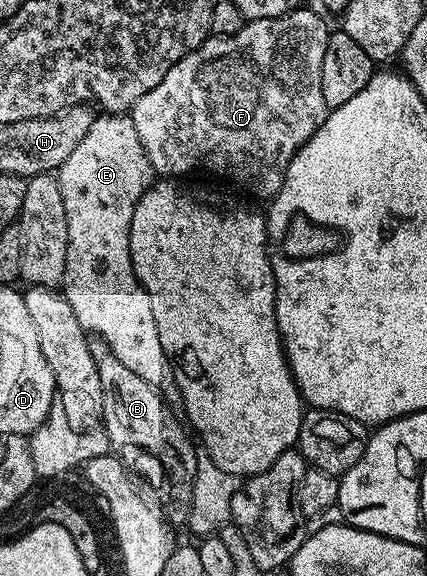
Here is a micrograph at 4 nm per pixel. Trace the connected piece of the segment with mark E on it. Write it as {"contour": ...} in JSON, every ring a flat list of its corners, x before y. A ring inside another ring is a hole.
{"contour":[[105,114,93,117,86,136,78,143,78,148,66,156,58,171,62,188,62,204,66,204,66,228,68,247,66,248,66,268,62,281,62,293,74,310,78,324,85,331,94,330,102,341,112,349,114,356,130,368,146,384,159,390,164,401,173,411,183,411,184,401,178,388,172,366,166,352,162,352,162,340,158,340,158,327,154,324,154,311,150,308,150,296,136,279,130,256,130,224,138,200,148,191,154,181,154,171,138,140,138,128,134,128,131,117,124,114]]}

